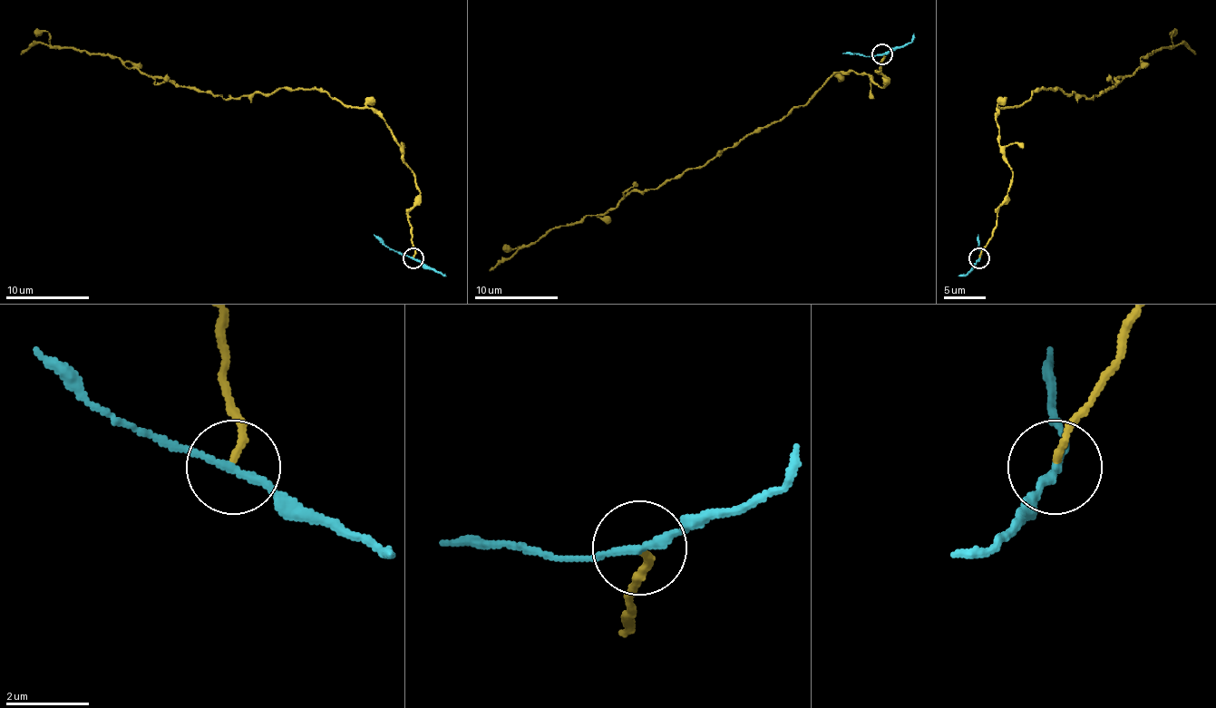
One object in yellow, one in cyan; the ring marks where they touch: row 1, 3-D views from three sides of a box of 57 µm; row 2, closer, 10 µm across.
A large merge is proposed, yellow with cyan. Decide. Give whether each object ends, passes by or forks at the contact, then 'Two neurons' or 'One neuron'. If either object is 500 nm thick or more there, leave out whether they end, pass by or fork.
At the ring yellow ends. At the ring cyan passes by. Two neurons

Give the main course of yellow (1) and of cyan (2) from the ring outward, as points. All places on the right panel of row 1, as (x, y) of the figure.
1: (979, 257), (1013, 171), (997, 109), (1046, 88), (1090, 99), (1182, 42), (1195, 54)
2: (979, 257), (982, 253), (977, 235)

